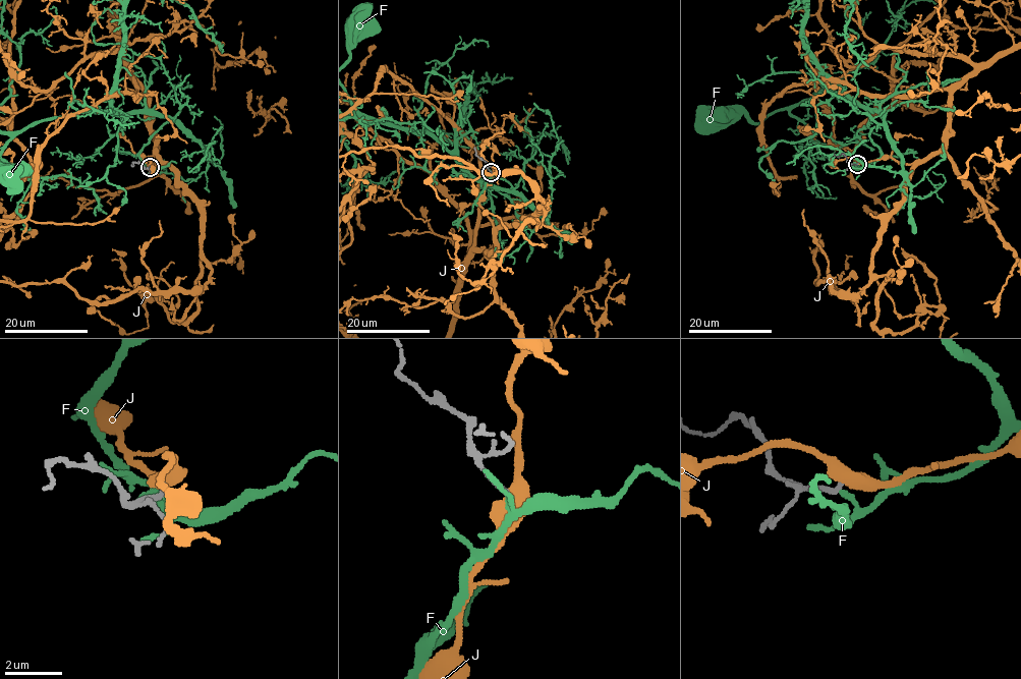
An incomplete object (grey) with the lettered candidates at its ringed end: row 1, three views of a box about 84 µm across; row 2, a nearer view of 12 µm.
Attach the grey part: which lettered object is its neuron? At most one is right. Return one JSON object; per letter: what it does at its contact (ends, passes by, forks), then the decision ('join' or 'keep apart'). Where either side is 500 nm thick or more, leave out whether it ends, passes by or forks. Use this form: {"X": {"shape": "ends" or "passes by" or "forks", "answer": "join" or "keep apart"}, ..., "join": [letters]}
{"F": {"shape": "passes by", "answer": "join"}, "J": {"answer": "keep apart"}, "join": ["F"]}

